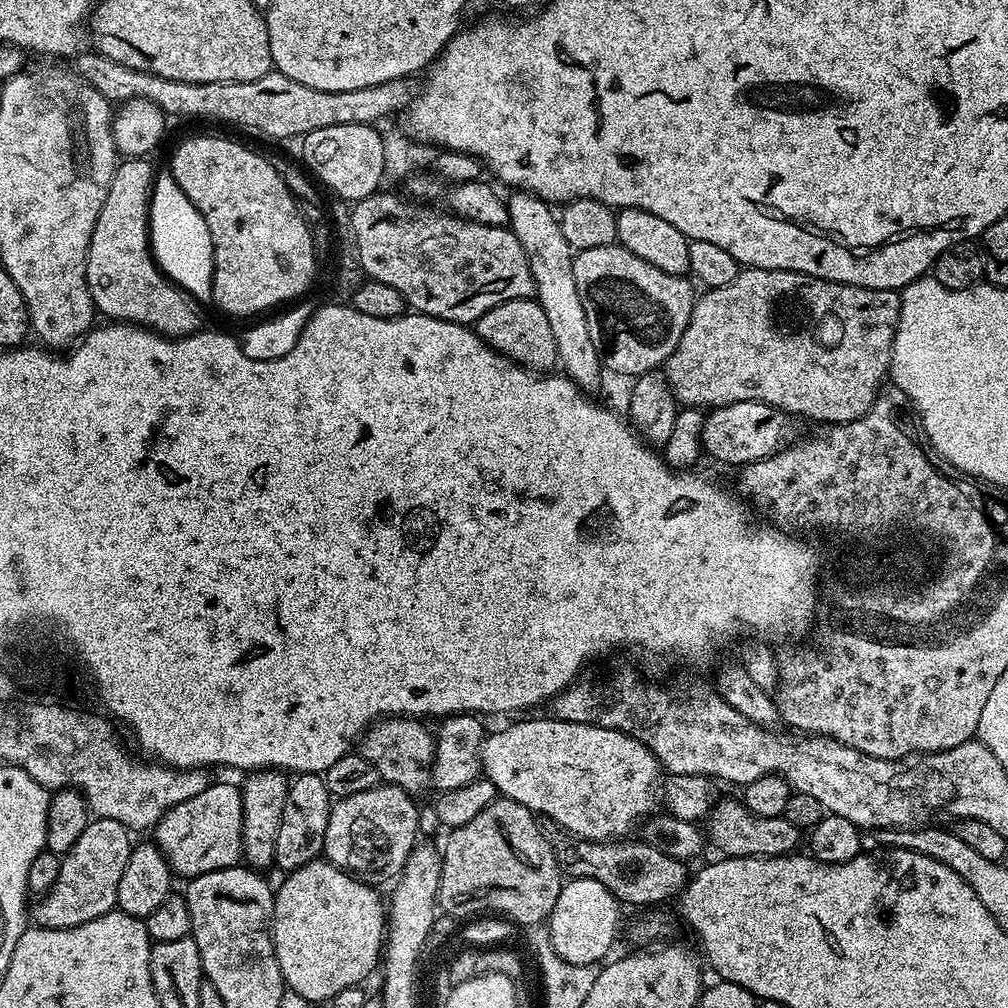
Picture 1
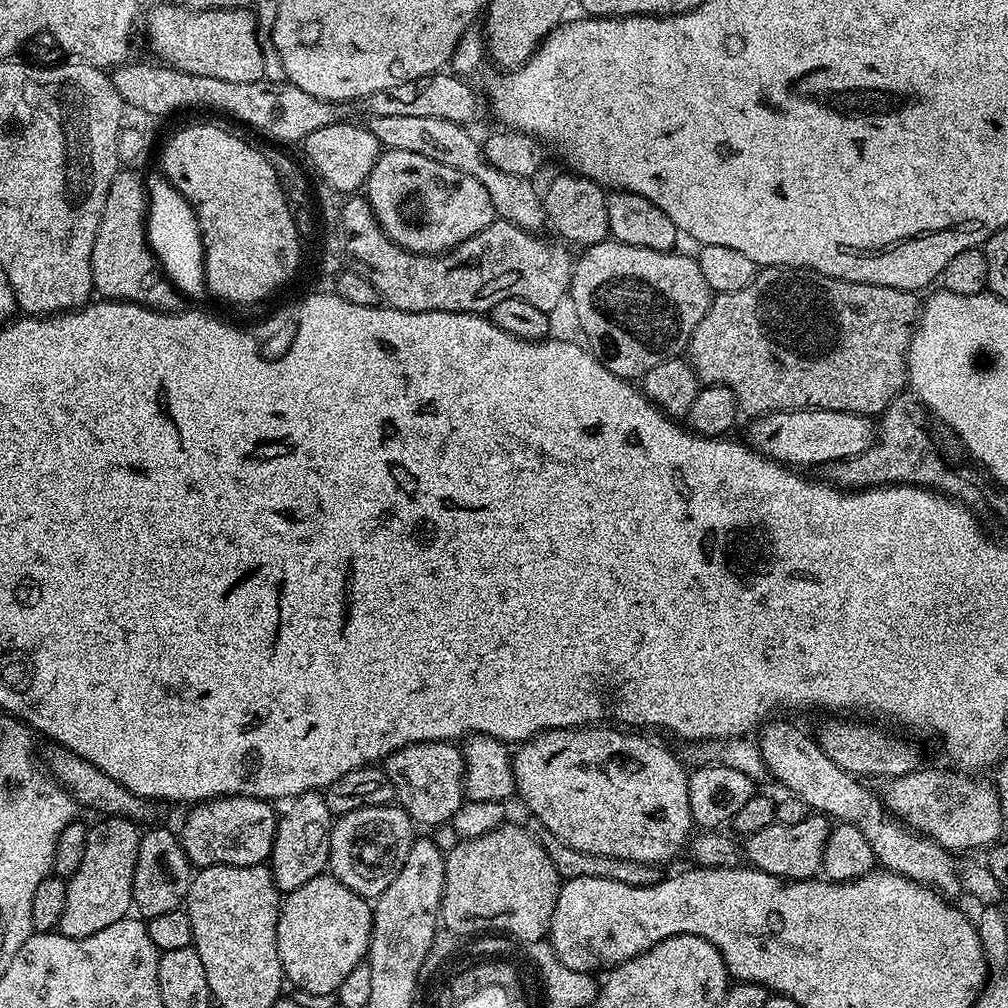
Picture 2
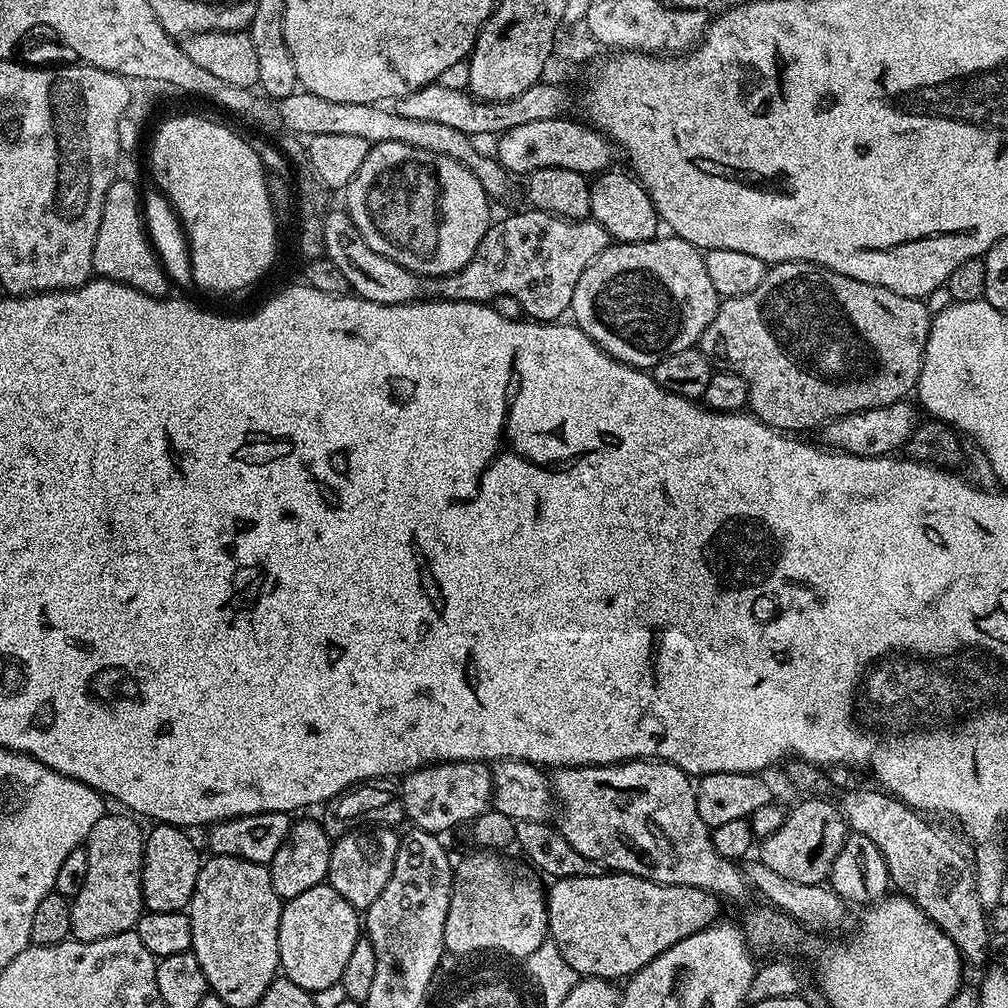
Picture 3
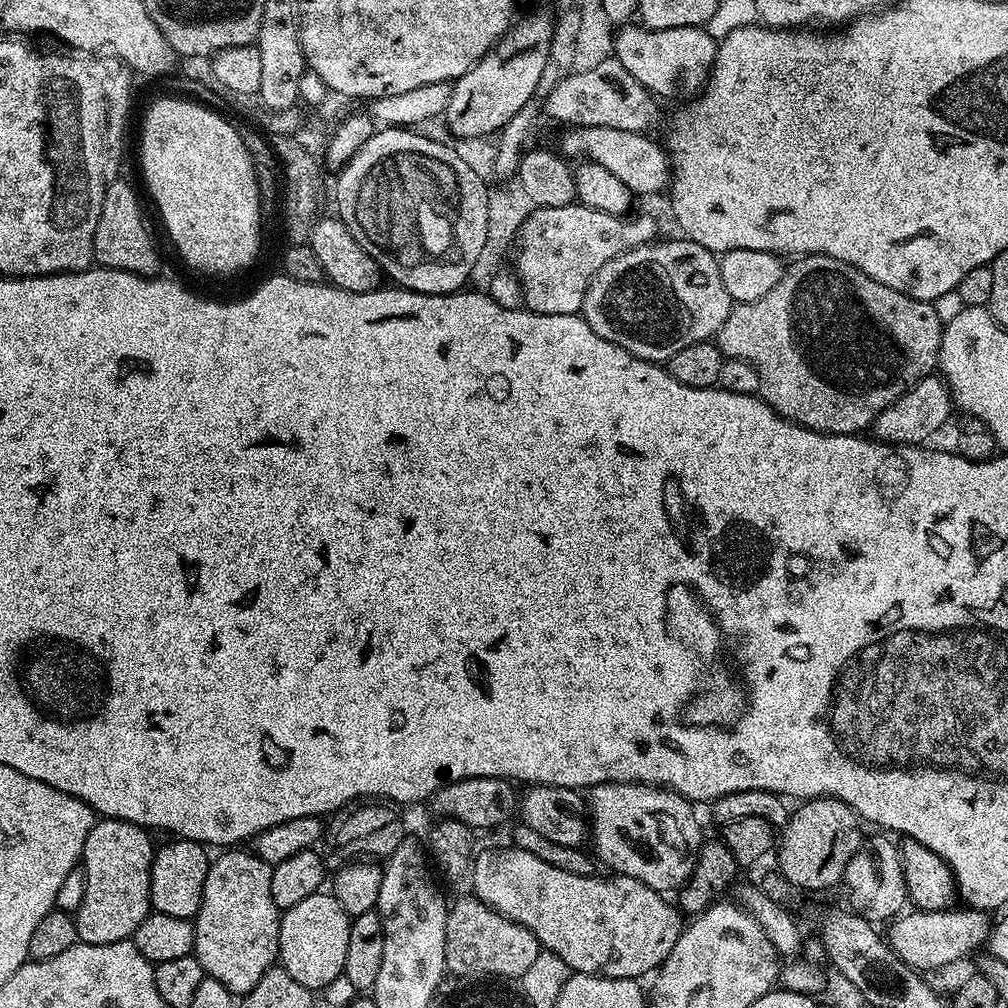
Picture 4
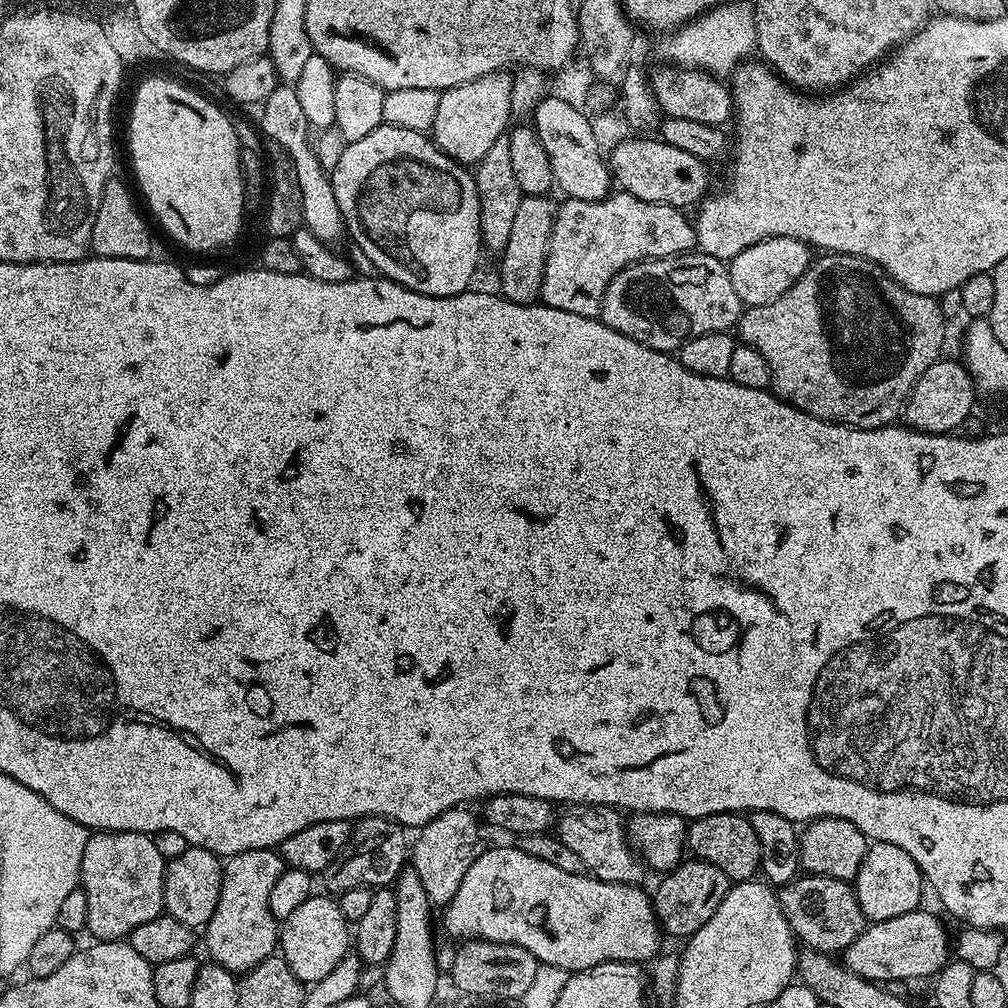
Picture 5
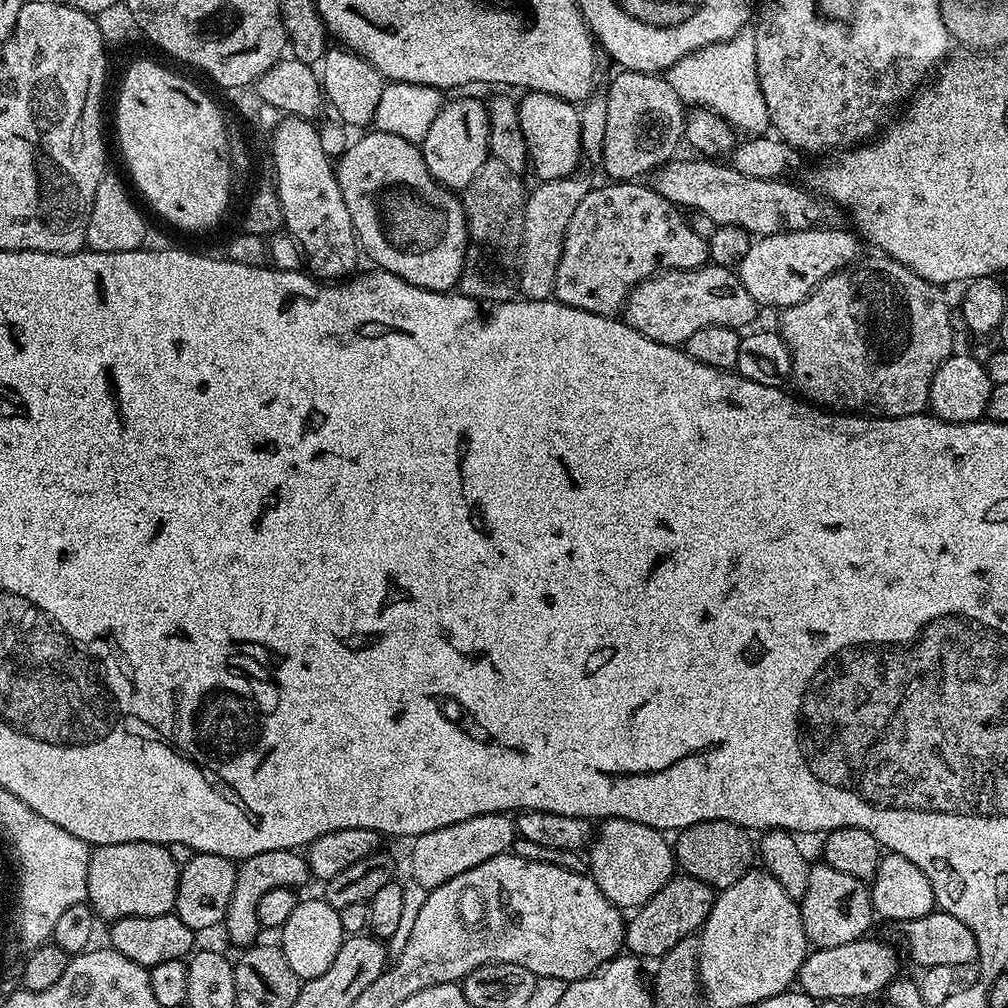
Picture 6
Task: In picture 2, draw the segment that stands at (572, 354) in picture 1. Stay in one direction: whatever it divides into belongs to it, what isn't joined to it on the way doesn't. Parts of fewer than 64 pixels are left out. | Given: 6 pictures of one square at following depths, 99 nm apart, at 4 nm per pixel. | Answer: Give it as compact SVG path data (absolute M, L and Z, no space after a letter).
M386 114L368 116L366 126L374 138L378 138L381 149L410 150L410 154L422 154L422 158L434 158L434 162L442 162L442 166L454 166L462 170L462 174L470 174L486 186L486 194L490 194L490 202L494 202L497 217L527 232L539 233L540 227L548 224L548 215L544 209L544 197L541 189L532 185L533 181L526 176L506 174L506 170L498 170L489 160L484 159L481 145L476 144L469 129L463 124L455 124L446 118L429 118L422 114Z

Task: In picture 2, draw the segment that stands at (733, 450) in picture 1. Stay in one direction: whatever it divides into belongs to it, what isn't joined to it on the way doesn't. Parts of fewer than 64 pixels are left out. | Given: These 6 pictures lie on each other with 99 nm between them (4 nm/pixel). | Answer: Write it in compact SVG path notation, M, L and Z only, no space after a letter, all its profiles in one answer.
M795 408L793 412L766 412L751 421L748 428L747 443L763 456L778 460L785 466L795 466L800 470L808 470L811 464L827 466L836 460L849 460L862 454L876 443L878 424L873 417L843 412L842 410L822 410L821 408Z

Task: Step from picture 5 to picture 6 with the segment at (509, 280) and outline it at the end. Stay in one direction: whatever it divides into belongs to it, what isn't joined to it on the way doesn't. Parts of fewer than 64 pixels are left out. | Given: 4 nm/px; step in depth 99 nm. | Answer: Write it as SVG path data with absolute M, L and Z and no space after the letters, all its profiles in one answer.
M577 170L566 178L542 180L537 188L527 193L524 202L524 243L518 260L518 292L525 300L551 300L554 296L554 278L562 258L566 226L582 198L594 187L594 180Z

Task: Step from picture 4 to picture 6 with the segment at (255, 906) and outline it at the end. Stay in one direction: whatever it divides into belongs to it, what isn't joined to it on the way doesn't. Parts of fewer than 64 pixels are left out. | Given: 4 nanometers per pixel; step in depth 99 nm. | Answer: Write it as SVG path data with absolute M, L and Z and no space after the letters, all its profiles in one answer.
M290 848L266 850L266 854L254 854L239 861L234 878L234 894L224 915L223 931L228 931L229 938L234 943L240 944L239 946L251 945L257 939L256 932L261 931L258 922L258 901L270 890L279 888L300 890L307 880L310 880L307 859L299 851Z

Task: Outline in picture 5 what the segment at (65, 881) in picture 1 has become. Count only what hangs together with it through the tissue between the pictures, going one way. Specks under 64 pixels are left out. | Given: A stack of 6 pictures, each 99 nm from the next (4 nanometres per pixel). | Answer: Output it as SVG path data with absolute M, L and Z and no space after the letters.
M93 831L86 842L86 850L82 850L82 866L80 867L80 884L86 894L86 910L88 911L87 935L92 935L97 941L124 940L142 922L150 922L150 918L158 918L164 912L164 865L166 856L160 853L153 837L147 832L97 832Z

